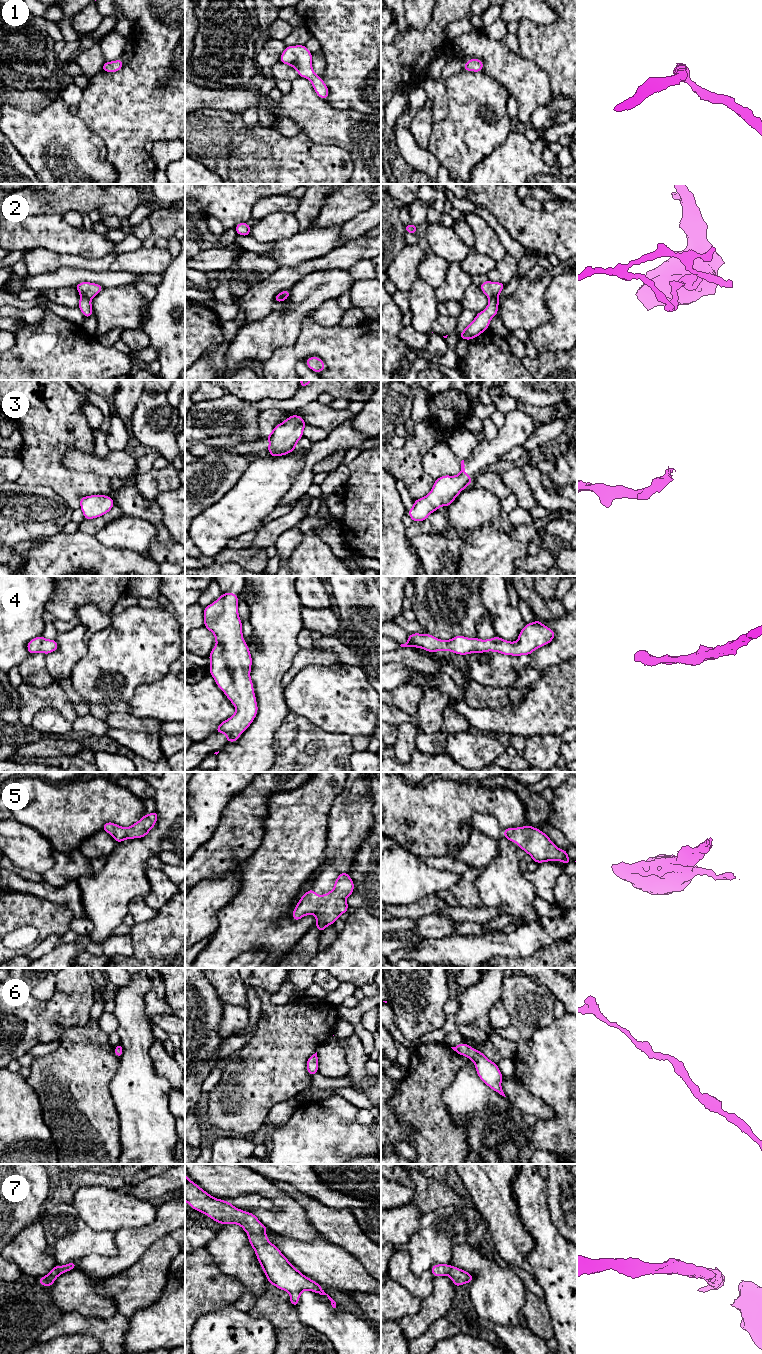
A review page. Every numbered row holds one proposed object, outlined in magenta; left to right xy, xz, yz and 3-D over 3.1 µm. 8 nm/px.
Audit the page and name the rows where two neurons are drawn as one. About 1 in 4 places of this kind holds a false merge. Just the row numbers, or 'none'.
2

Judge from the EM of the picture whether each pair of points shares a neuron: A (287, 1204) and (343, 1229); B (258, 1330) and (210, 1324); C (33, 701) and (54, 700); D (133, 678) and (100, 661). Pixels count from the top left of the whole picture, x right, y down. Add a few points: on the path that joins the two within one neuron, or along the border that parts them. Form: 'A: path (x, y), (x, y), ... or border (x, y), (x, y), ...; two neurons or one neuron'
A: border (290, 1195), (304, 1209), (307, 1220), (319, 1232); two neurons
B: path (246, 1330), (222, 1330); one neuron
C: path (38, 700), (49, 700); one neuron
D: path (125, 670), (120, 665), (108, 665); one neuron

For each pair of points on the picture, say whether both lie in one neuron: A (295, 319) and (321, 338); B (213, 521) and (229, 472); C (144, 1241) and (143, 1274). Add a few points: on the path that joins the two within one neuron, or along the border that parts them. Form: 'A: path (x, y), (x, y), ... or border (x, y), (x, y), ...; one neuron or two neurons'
A: border (309, 316), (303, 320), (299, 336), (291, 345); two neurons
B: border (237, 482), (213, 504), (201, 512); two neurons
C: border (162, 1237), (157, 1239), (127, 1268); two neurons

